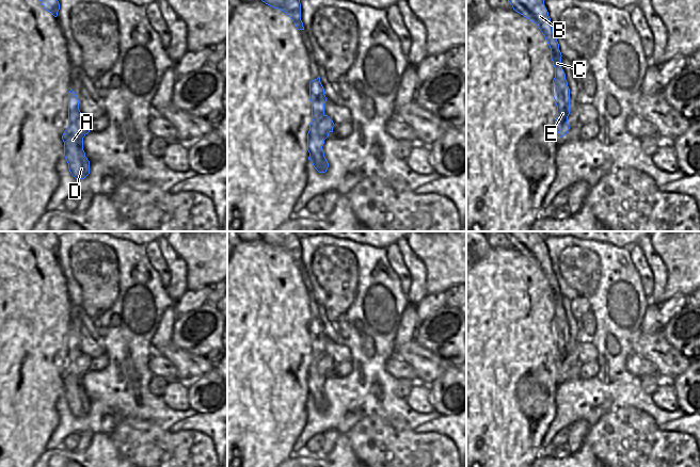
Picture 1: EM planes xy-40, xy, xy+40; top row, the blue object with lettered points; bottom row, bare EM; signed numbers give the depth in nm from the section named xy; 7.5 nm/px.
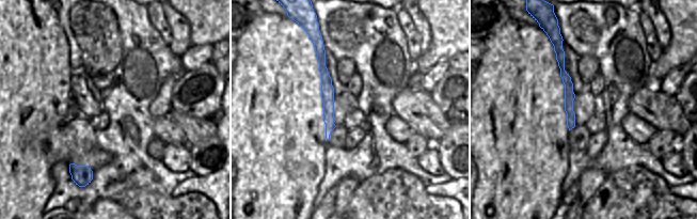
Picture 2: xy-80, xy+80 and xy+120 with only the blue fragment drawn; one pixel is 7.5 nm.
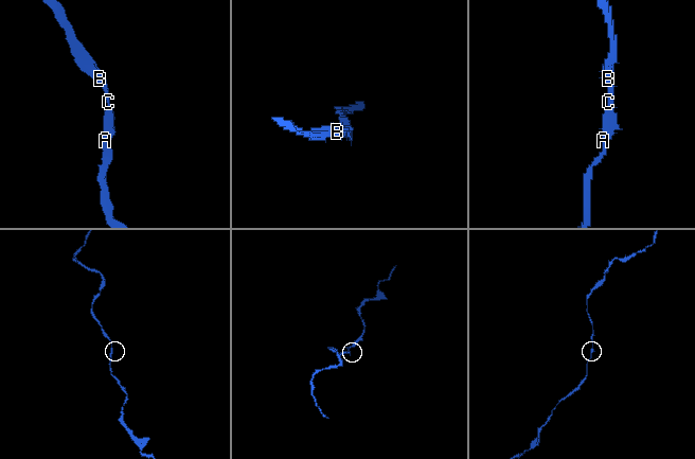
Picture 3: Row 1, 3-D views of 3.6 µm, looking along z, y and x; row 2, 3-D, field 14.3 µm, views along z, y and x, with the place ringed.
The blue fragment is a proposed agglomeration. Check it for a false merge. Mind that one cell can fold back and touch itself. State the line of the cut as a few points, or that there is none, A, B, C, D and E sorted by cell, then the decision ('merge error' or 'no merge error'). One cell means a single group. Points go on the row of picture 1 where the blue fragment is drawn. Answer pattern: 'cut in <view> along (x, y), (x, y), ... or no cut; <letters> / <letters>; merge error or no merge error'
no cut; A B C D E; no merge error

